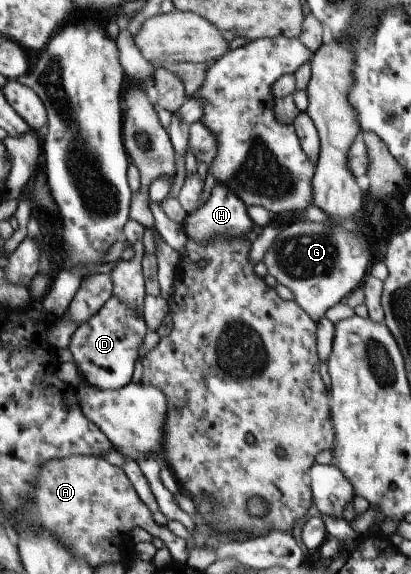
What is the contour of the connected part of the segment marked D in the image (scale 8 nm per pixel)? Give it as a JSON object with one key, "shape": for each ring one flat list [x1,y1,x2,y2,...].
{"shape":[[110,295,85,323,75,328,69,341,68,349,82,381,102,390,114,390,131,382,135,362,139,359,138,347,147,330,141,314]]}

